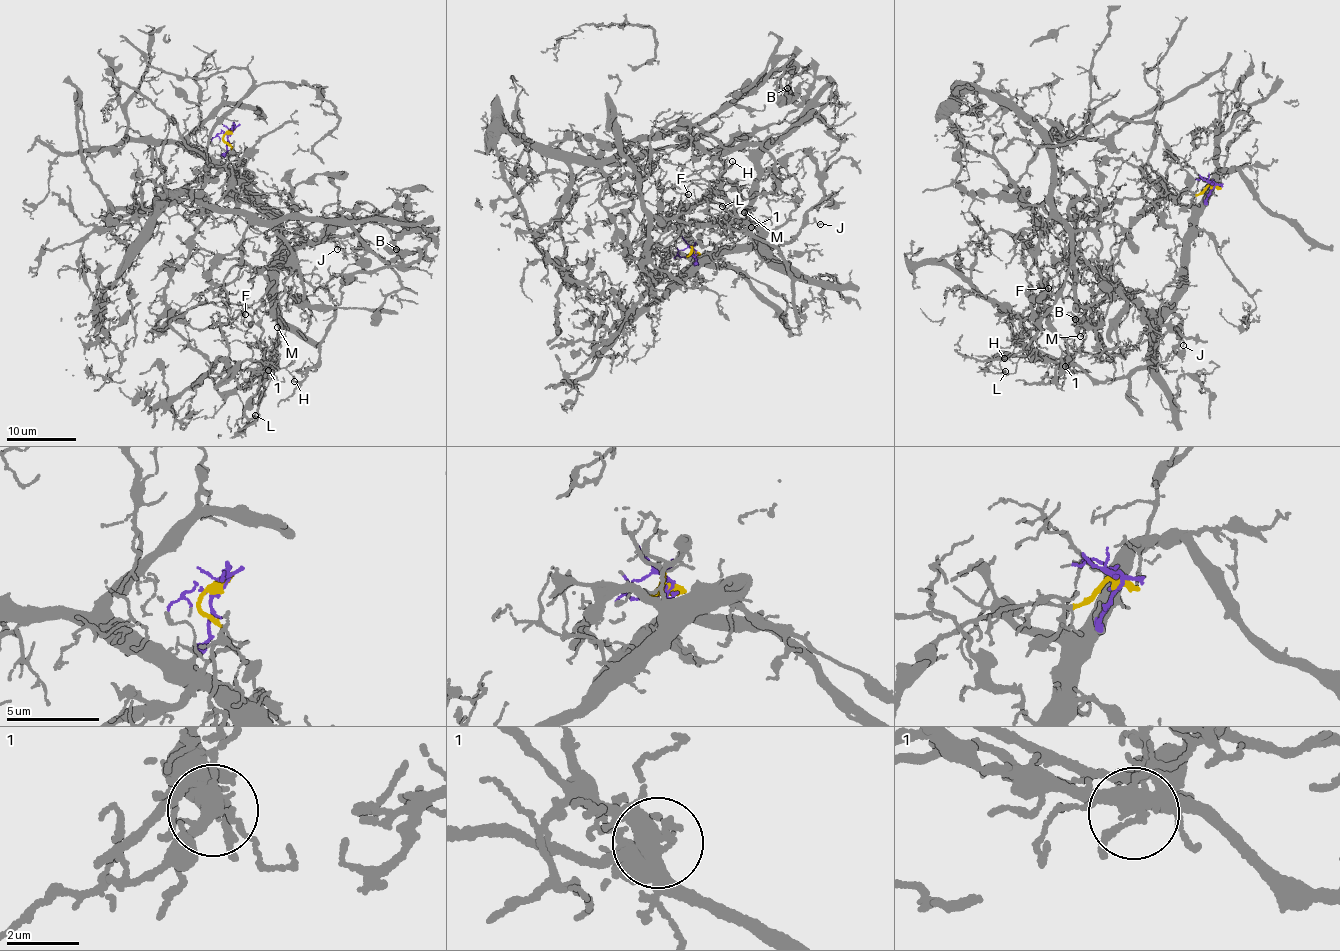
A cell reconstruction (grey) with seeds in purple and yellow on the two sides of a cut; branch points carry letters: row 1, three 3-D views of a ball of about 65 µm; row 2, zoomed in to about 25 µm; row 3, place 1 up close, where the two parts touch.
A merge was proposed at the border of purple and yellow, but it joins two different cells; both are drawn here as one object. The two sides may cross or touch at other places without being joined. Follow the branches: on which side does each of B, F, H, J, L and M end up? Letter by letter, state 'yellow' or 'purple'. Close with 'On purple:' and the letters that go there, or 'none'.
B: purple
F: yellow
H: purple
J: purple
L: purple
M: purple
On purple: B, H, J, L, M

